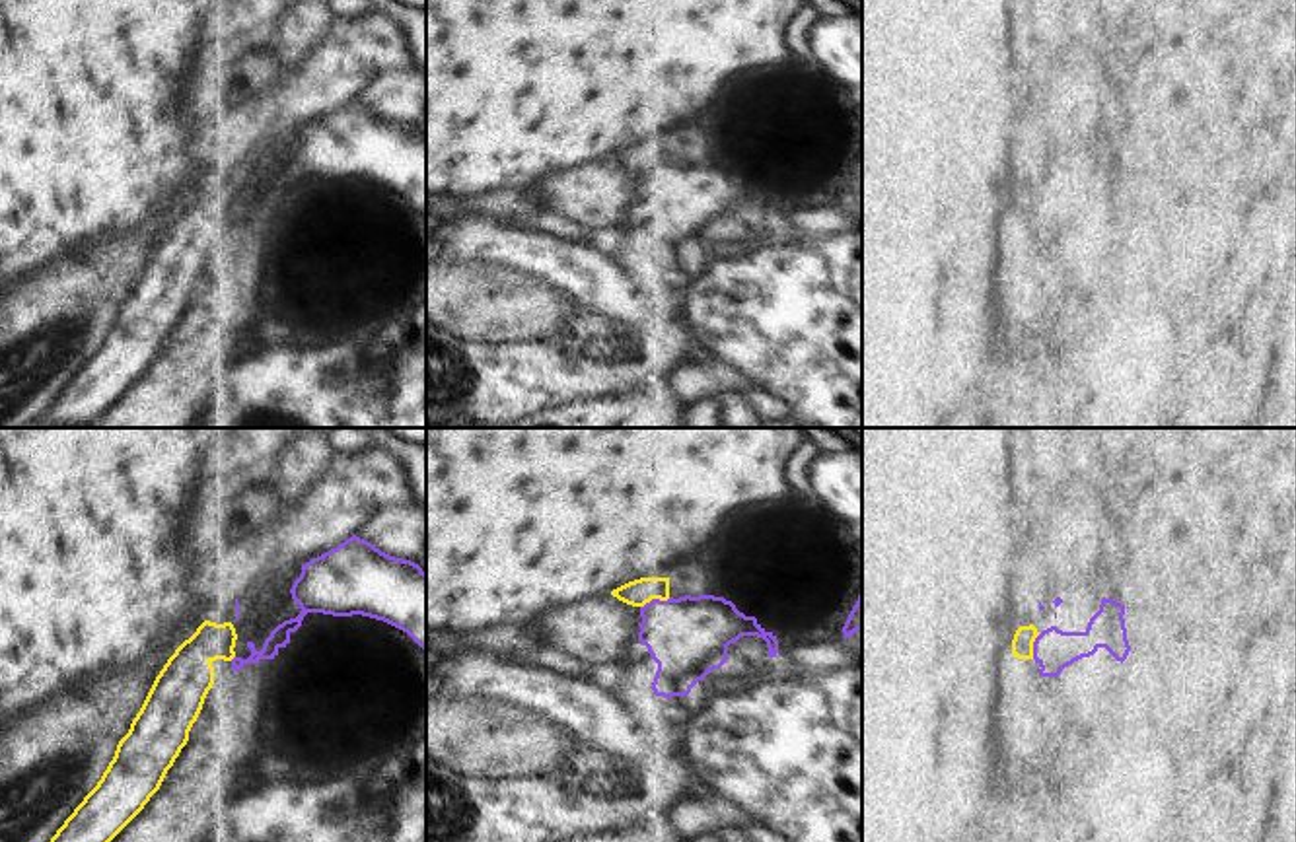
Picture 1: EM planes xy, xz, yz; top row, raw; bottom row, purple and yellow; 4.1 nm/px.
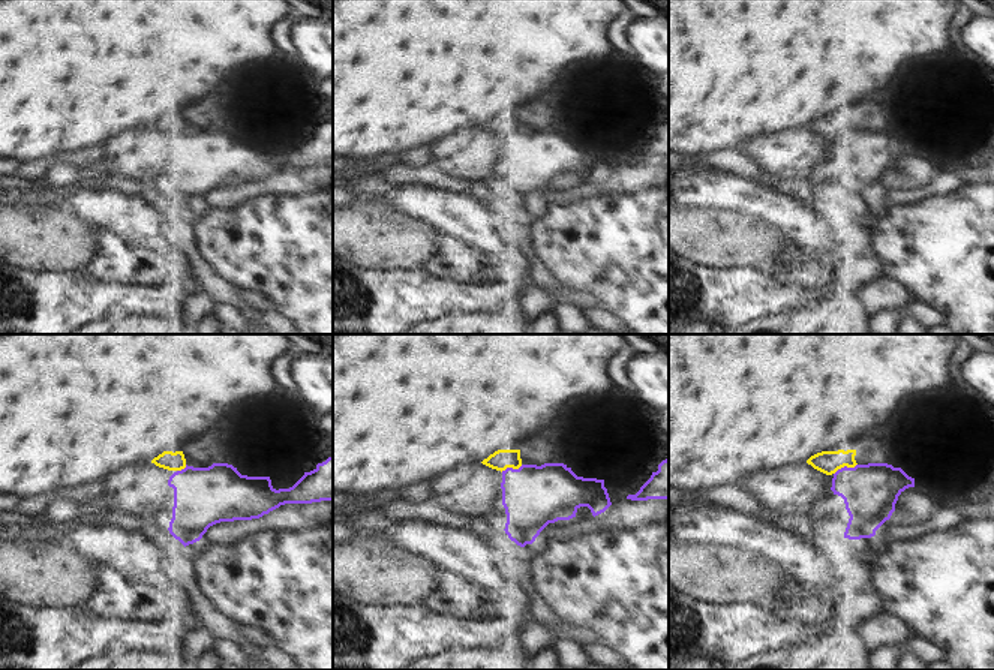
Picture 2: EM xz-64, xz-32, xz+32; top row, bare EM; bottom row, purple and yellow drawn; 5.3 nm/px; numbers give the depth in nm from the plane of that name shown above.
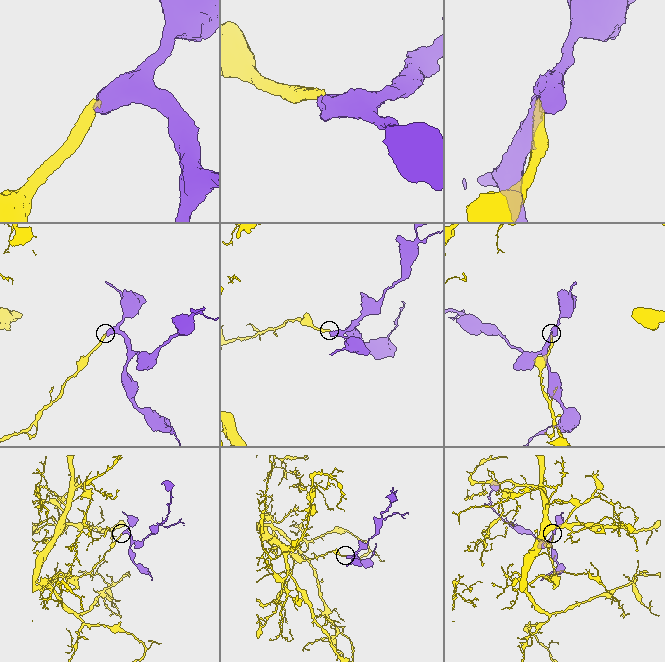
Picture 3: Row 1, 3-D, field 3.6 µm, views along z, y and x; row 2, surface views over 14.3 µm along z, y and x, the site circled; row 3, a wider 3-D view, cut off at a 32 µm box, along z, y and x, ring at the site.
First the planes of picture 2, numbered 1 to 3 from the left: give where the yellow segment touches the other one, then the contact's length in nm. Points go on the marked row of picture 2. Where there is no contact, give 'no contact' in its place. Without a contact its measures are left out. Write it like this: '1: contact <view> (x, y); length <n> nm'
1: contact xz-64 (182, 469); length 70 nm
2: contact xz-32 (511, 468); length 120 nm
3: contact xz+32 (844, 466); length 140 nm

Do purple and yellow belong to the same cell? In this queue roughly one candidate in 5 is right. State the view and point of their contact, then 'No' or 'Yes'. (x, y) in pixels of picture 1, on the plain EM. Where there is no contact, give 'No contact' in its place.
Touches purple at xz (654, 164). No

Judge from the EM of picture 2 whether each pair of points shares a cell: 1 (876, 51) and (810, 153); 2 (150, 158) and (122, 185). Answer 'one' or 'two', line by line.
1: two
2: two

